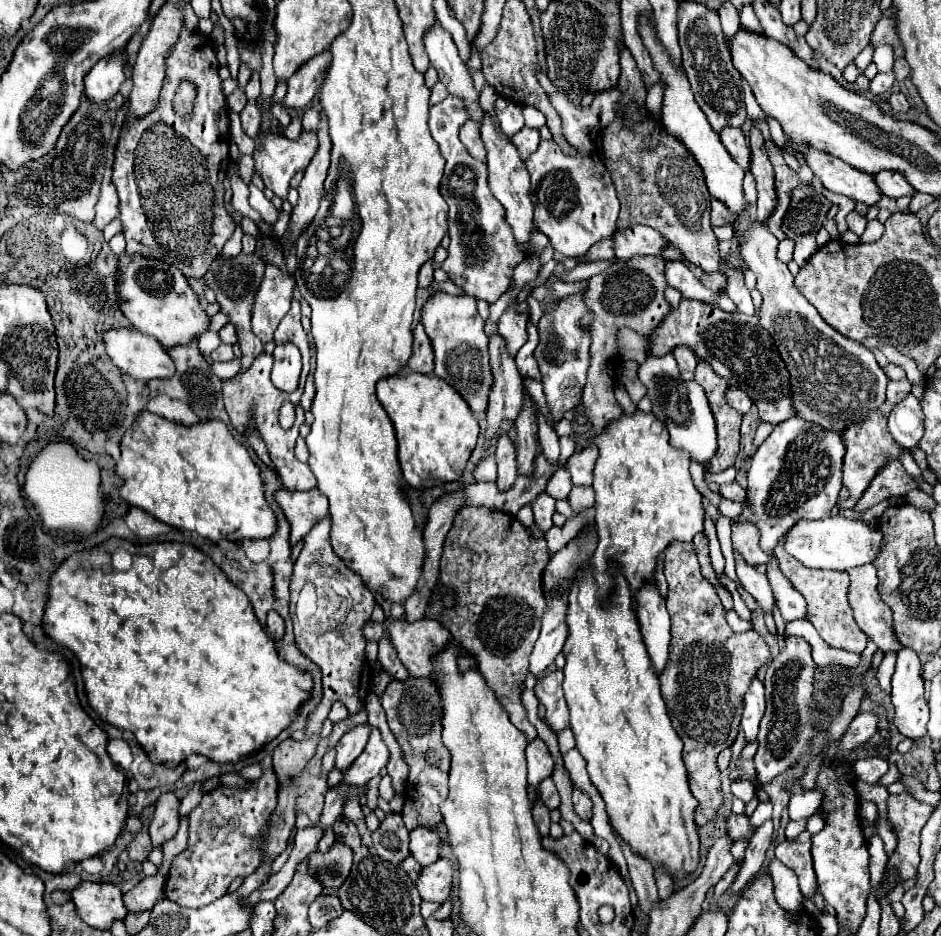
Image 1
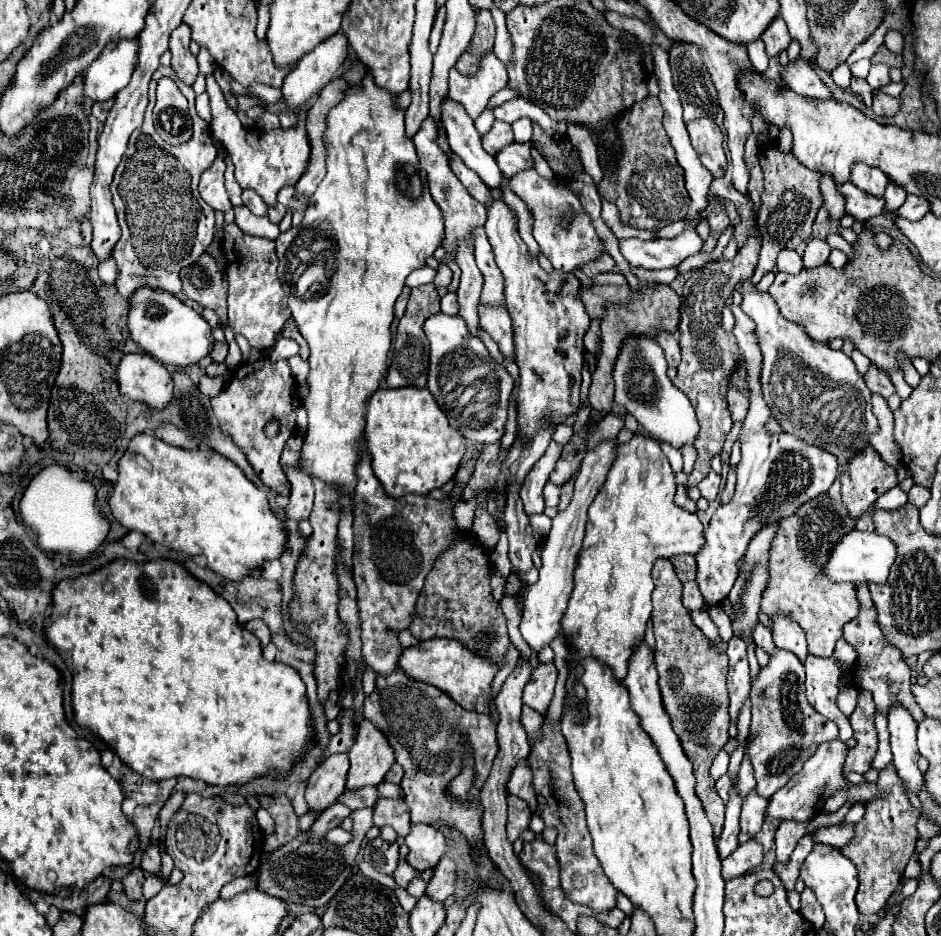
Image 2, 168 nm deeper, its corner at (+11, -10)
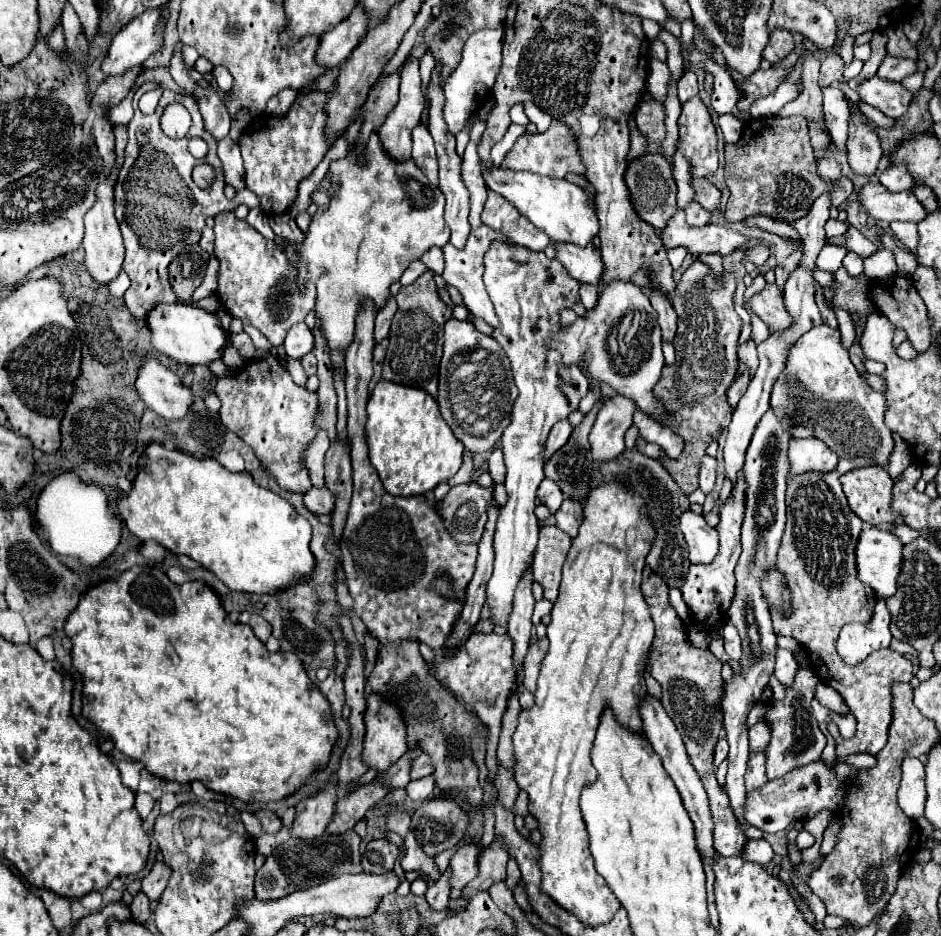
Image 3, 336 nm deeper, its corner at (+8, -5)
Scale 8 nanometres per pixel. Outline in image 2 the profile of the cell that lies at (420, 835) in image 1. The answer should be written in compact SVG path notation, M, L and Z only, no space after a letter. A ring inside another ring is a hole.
M429 824L411 826L411 832L407 834L405 842L409 846L407 862L417 872L425 872L427 868L433 868L445 852L445 836Z

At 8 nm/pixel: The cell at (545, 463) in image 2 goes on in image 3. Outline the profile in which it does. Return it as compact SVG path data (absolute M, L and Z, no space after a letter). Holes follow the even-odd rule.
M562 419L560 423L556 423L548 435L548 441L546 441L546 451L544 451L544 457L550 459L570 437L572 433L572 425L568 419Z

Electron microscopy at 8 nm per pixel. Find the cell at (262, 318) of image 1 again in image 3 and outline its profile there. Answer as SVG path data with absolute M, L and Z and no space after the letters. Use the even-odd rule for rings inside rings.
M222 211L214 217L214 257L220 263L218 269L218 289L216 295L220 303L226 307L226 311L240 319L244 325L254 325L260 329L266 339L278 347L284 341L286 331L298 323L304 321L304 317L314 309L314 285L308 283L304 291L296 283L296 271L286 261L286 257L274 257L274 241L268 241L262 237L254 227L250 227L246 221L236 219L232 211ZM272 295L282 297L286 311L278 315L278 309L274 309L268 299Z

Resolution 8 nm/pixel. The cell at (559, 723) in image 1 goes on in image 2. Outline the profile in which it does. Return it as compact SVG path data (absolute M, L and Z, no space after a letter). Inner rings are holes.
M539 664L531 672L529 682L525 684L523 704L545 716L547 710L549 710L549 704L553 700L555 682L557 682L557 668L555 668L555 664Z

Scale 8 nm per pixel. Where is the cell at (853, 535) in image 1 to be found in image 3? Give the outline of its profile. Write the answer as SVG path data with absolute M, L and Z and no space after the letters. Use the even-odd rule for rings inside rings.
M868 527L856 547L858 579L870 585L882 599L896 593L902 567L902 541L884 527Z

